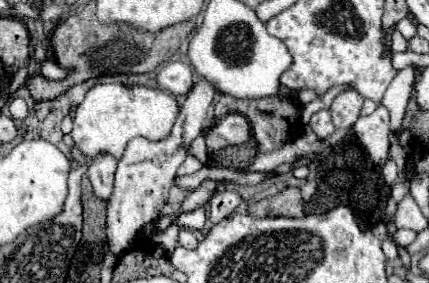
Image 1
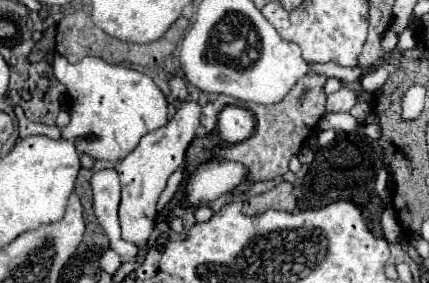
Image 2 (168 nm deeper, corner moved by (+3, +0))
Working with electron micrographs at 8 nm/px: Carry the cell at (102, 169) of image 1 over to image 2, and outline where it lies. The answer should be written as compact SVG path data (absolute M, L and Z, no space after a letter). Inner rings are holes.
M99 170L91 178L93 186L93 208L99 224L103 226L111 250L121 256L121 262L129 262L139 254L139 248L121 240L119 228L119 202L121 202L121 186L115 170Z

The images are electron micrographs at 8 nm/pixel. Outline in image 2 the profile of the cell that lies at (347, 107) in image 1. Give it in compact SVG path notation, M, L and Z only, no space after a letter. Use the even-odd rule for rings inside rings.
M341 88L327 96L327 112L349 112L357 102L357 96L349 88Z

